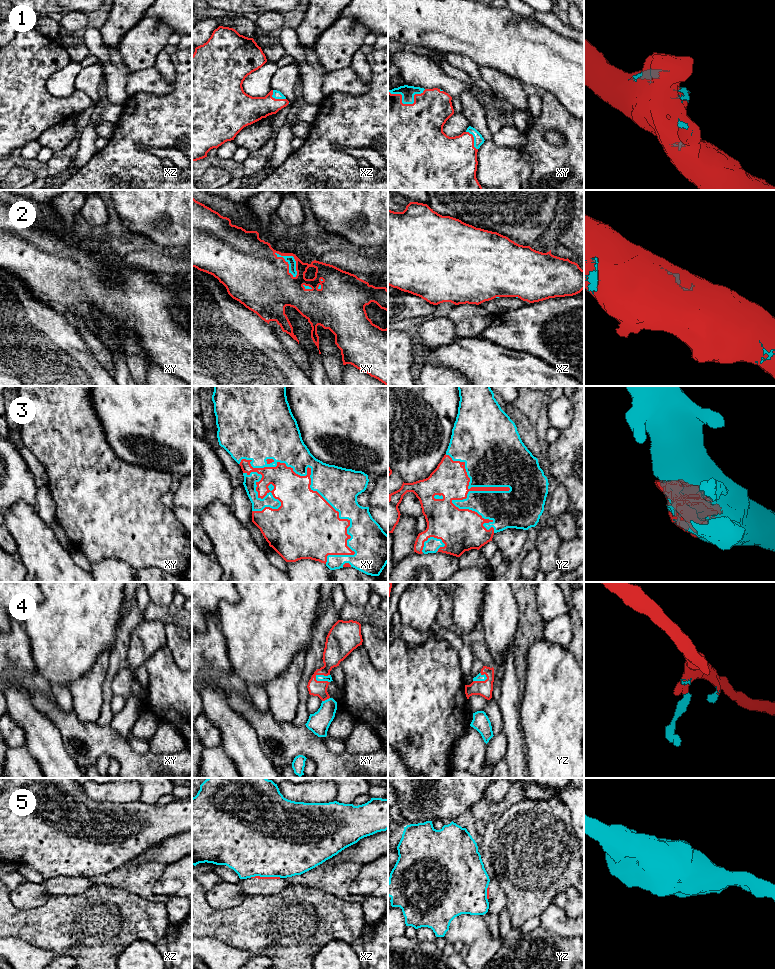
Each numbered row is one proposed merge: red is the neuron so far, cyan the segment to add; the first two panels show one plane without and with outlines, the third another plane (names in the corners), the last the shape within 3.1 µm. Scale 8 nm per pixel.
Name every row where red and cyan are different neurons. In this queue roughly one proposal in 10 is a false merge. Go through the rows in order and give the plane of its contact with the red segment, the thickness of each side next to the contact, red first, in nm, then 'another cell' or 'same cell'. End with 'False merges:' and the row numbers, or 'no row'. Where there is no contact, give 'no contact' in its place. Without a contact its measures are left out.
1: meets red in xy; 500 nm thick on the red side, 110 nm on the other; same cell
2: meets red in xy; 460 nm thick on the red side, 70 nm on the other; same cell
3: meets red in xy; 320 nm thick on the red side, 300 nm on the other; same cell
4: meets red in xy; 170 nm thick on the red side, 50 nm on the other; same cell
5: meets red in xz; 20 nm thick on the red side, 500 nm on the other; another cell
False merges: 5

